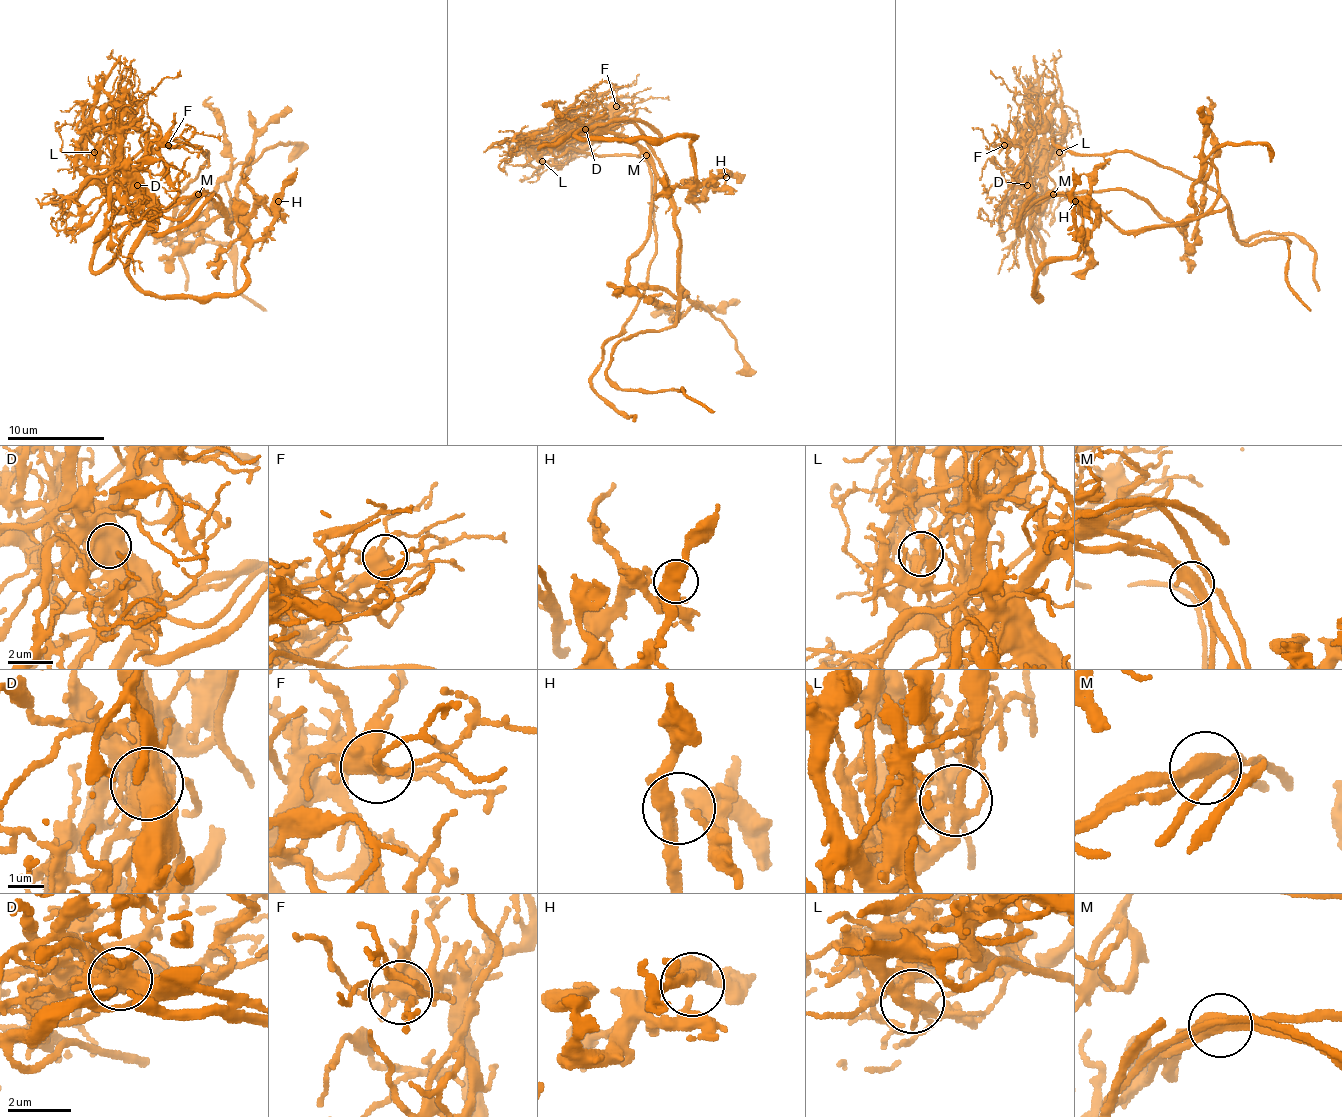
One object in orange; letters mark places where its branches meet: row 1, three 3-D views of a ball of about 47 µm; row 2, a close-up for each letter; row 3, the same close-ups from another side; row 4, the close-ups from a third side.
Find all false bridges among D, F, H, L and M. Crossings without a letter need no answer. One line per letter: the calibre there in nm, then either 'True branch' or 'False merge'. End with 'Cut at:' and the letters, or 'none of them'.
D: Thickness 650 nm. False merge
F: Thickness 440 nm. True branch
H: Thickness 400 nm. True branch
L: Thickness 300 nm. False merge
M: Thickness 400 nm. False merge
Cut at: D, L, M

